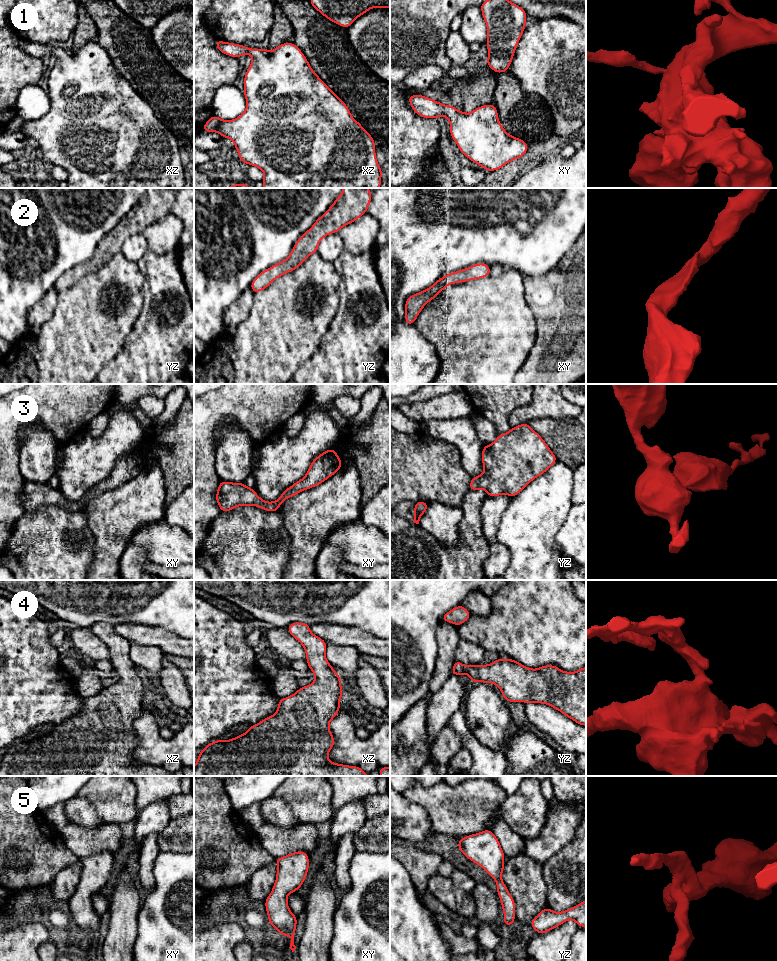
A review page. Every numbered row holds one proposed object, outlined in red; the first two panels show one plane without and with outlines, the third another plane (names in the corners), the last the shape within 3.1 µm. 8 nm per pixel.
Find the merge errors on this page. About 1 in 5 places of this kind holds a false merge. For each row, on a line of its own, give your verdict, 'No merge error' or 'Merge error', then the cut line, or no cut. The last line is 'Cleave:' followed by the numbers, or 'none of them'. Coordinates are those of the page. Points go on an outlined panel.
1: No merge error. No split
2: No merge error. No split
3: No merge error. No split
4: No merge error. No split
5: No merge error. No split
Cleave: none of them

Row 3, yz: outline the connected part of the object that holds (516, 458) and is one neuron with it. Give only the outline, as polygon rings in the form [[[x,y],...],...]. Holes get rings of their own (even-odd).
[[[522,423],[511,428],[507,433],[498,435],[490,445],[483,446],[484,472],[479,476],[471,477],[469,490],[483,489],[487,492],[488,497],[509,495],[513,498],[556,462],[555,454],[542,437],[532,430],[528,423]]]

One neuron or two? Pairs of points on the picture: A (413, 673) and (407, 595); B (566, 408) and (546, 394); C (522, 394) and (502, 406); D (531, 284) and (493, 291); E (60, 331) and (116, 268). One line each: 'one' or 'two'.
A: one
B: one
C: one
D: two
E: one

